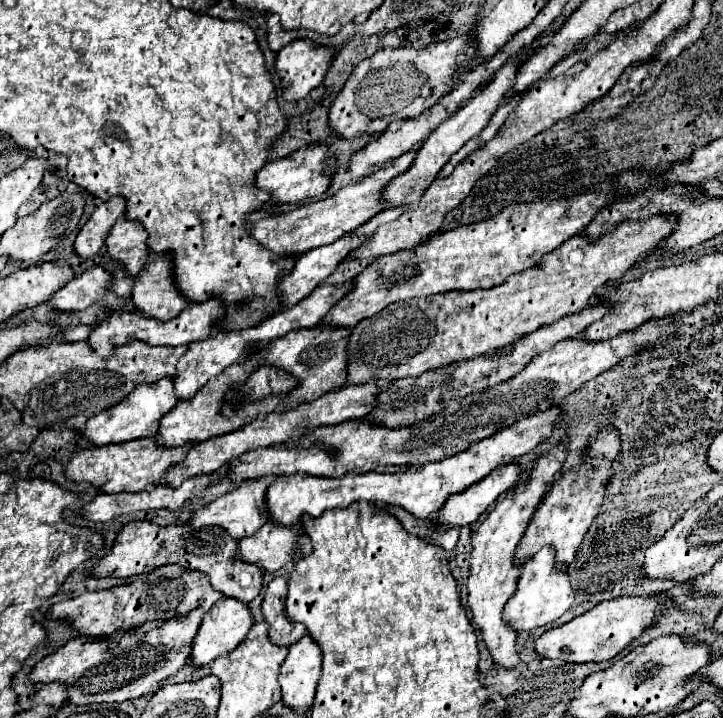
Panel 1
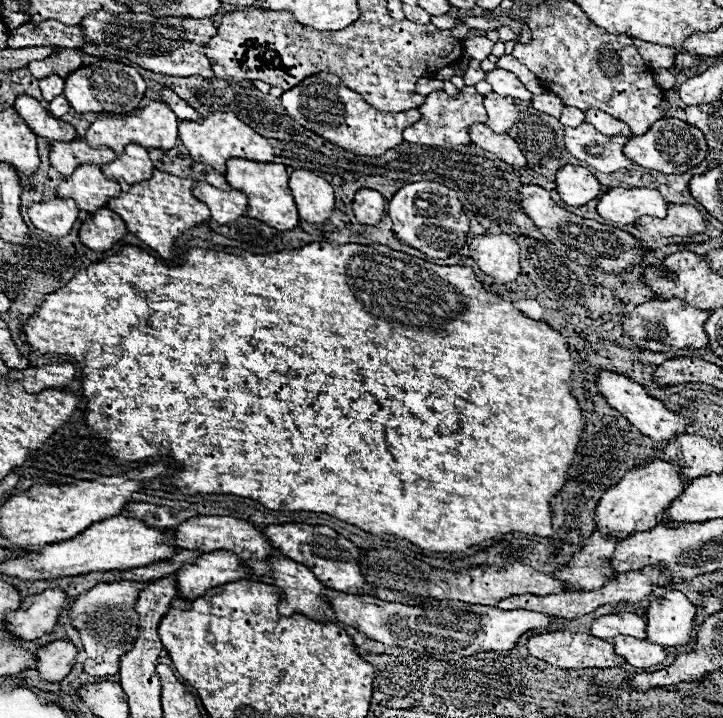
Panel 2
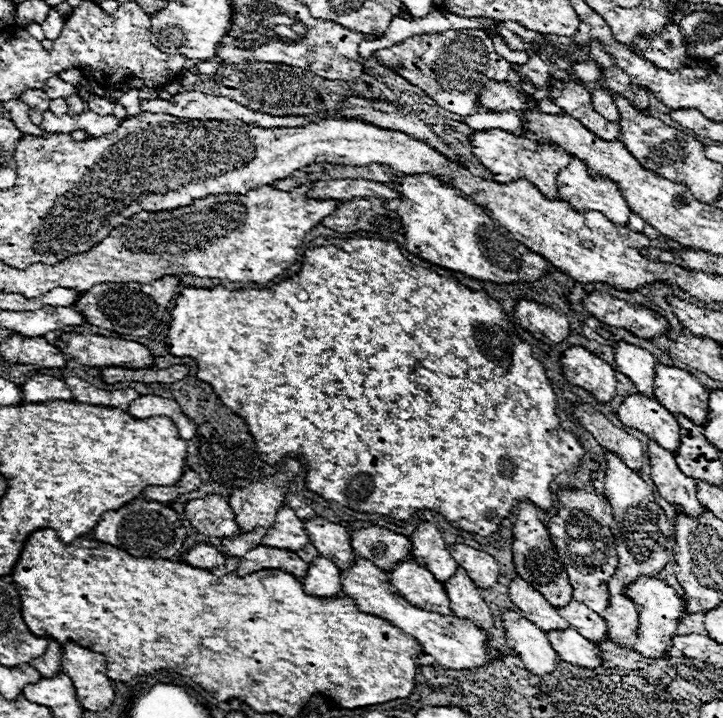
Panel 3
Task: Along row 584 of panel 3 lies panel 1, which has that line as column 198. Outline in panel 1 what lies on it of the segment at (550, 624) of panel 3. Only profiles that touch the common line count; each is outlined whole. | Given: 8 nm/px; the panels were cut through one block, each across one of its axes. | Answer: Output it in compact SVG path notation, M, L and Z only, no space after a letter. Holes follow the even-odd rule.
M260 478L260 482L244 482L244 486L234 488L232 492L228 492L228 494L220 496L218 500L196 510L194 516L190 518L190 526L196 530L208 528L208 526L220 526L222 530L226 530L230 534L232 540L242 540L246 536L252 536L264 522L268 522L268 512L264 506L264 494L274 480L276 478Z

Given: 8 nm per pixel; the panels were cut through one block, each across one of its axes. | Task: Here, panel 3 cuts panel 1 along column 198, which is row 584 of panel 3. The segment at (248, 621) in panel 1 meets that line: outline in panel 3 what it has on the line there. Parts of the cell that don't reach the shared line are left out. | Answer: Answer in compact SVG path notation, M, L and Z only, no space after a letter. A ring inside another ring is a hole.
M640 576L638 580L634 580L626 588L626 596L630 596L638 612L638 642L632 646L632 650L646 658L664 658L664 652L672 646L672 636L676 634L678 622L684 616L684 600L672 586L652 576Z

